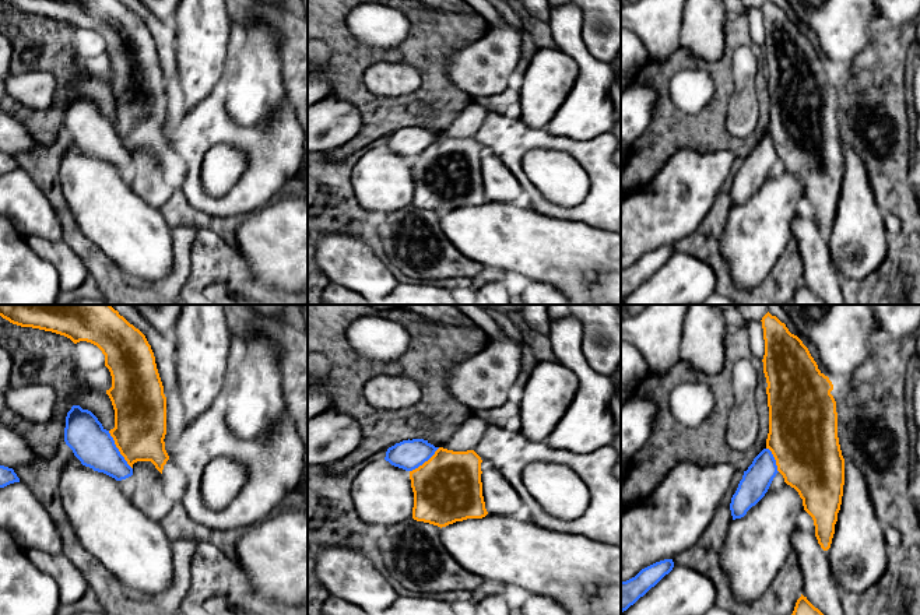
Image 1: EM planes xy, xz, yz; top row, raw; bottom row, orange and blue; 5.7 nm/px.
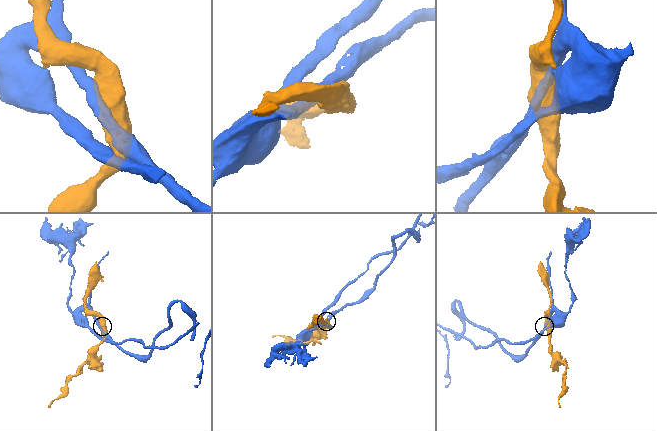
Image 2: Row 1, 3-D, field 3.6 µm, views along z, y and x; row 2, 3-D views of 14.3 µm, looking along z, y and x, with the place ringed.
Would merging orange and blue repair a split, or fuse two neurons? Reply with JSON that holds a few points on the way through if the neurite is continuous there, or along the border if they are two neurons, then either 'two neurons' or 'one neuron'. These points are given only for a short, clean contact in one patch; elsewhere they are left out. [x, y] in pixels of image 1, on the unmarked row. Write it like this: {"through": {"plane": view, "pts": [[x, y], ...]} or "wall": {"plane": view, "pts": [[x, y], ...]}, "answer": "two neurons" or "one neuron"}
{"answer": "one neuron"}

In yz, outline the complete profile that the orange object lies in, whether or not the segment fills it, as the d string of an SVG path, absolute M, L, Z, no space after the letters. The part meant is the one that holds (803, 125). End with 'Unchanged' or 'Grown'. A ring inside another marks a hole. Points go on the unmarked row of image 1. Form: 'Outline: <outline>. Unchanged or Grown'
Outline: M776 3L762 4L765 42L763 60L769 94L769 120L766 134L744 158L730 197L733 207L741 205L768 179L773 165L780 159L784 169L803 186L804 197L812 204L815 224L828 238L835 221L835 211L842 191L844 172L844 145L838 124L836 88L831 78L833 71L819 56L803 28L791 21Z. Grown

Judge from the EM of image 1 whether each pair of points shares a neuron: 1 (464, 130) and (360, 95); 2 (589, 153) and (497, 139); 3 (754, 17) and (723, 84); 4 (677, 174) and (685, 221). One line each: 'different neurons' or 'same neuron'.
1: different neurons
2: same neuron
3: different neurons
4: same neuron

